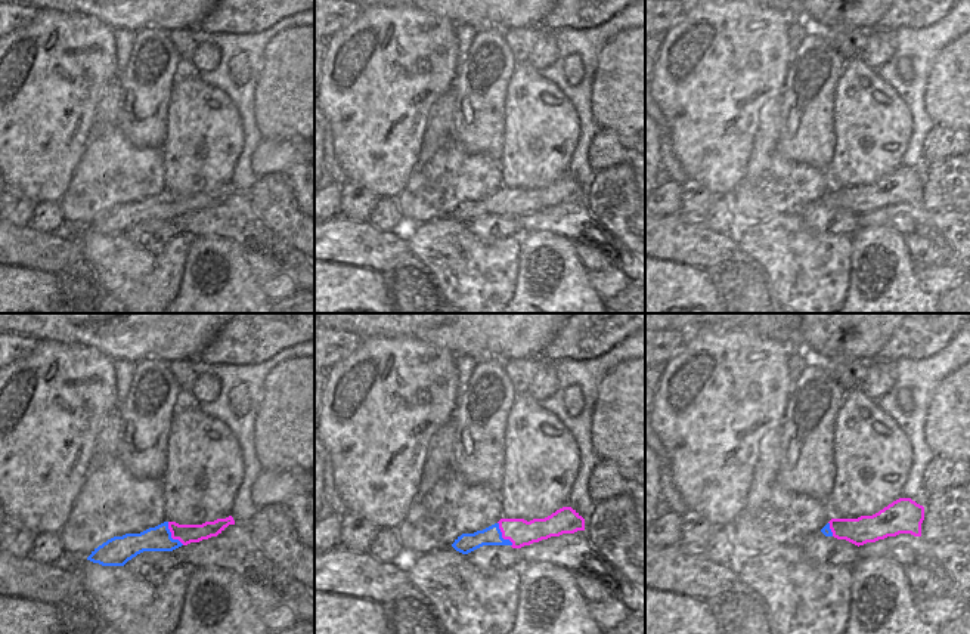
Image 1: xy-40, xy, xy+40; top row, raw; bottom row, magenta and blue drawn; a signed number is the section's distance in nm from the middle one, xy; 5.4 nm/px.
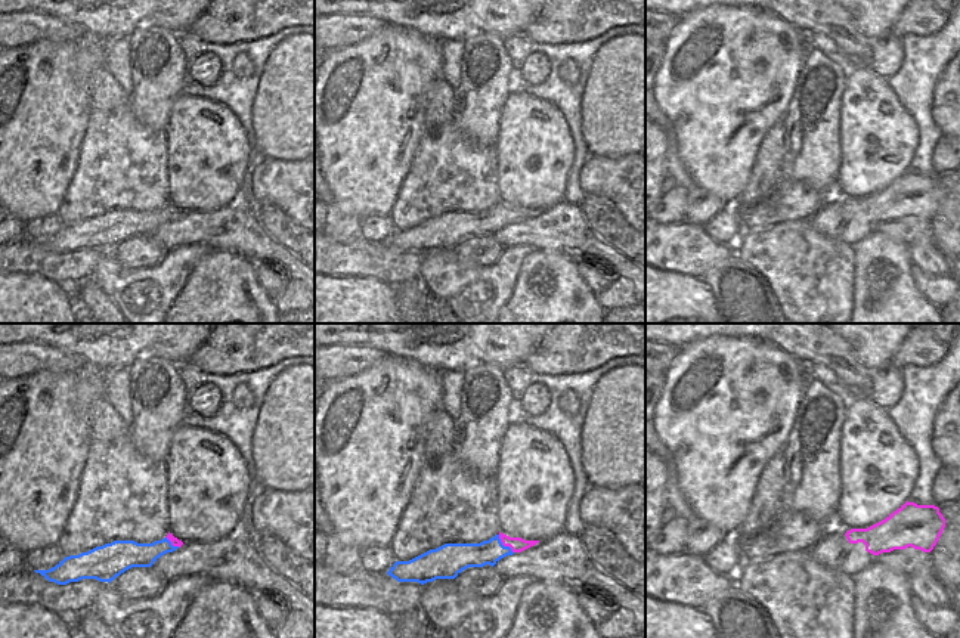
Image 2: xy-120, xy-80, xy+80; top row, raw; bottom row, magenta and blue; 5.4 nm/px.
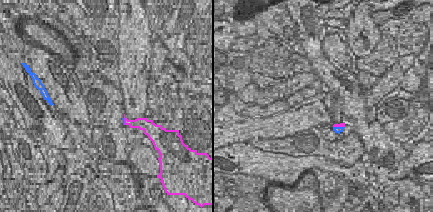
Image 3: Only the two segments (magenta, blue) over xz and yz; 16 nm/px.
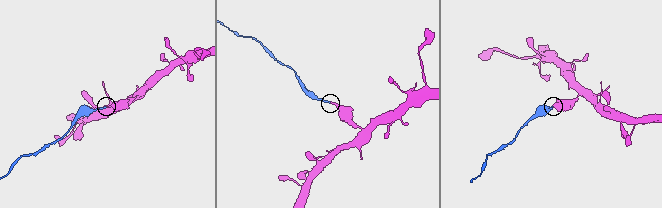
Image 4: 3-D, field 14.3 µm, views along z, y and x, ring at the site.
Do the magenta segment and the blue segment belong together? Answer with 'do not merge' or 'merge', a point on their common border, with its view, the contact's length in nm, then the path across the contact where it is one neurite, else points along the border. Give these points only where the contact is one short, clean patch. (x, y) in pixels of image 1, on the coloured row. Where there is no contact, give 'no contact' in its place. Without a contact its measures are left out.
do not merge | xy-40 (172, 535) | 160 nm

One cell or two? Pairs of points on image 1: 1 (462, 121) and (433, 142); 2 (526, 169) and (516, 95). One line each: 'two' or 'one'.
1: two
2: one

